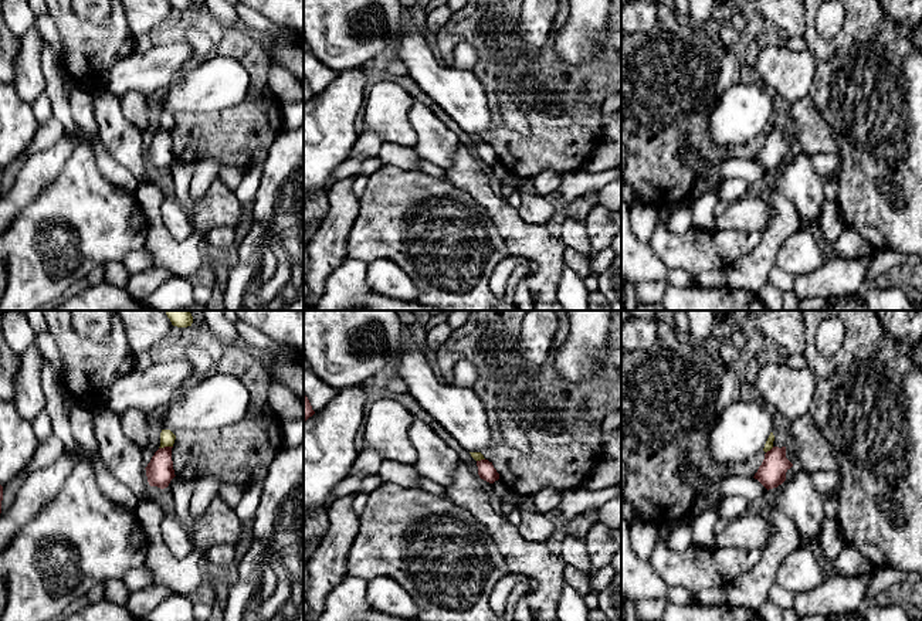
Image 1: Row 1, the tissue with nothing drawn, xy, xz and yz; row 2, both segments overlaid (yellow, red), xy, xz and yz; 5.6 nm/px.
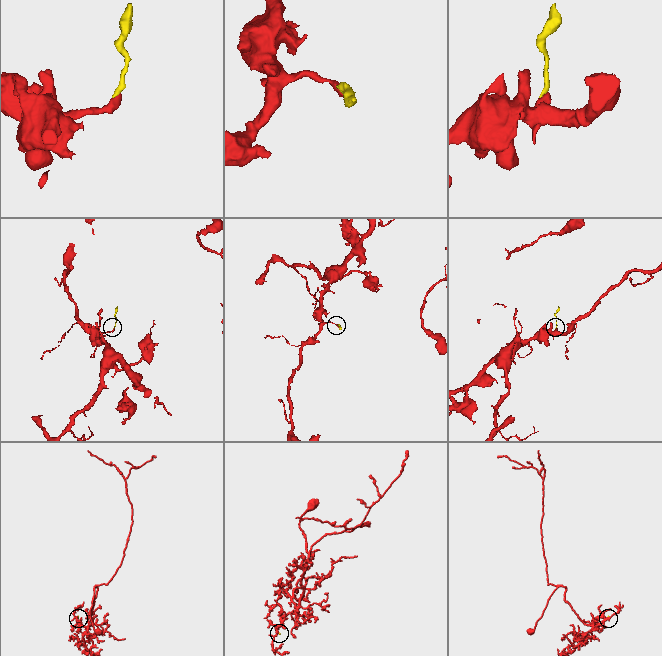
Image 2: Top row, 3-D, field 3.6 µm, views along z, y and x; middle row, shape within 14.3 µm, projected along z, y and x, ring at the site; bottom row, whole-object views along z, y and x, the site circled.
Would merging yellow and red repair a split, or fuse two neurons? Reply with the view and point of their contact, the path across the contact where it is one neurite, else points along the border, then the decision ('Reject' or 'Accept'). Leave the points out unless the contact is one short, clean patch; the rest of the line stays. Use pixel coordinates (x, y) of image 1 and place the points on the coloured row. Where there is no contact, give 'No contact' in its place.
Touches yellow at xy (165, 445). Boundary: xy (172, 445), (159, 448). Reject

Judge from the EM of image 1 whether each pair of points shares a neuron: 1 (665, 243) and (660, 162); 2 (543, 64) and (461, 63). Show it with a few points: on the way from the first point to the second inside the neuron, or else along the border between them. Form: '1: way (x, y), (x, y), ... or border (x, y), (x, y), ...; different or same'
1: border (665, 207), (660, 210); different
2: border (477, 51), (470, 44), (460, 43), (450, 65); different

